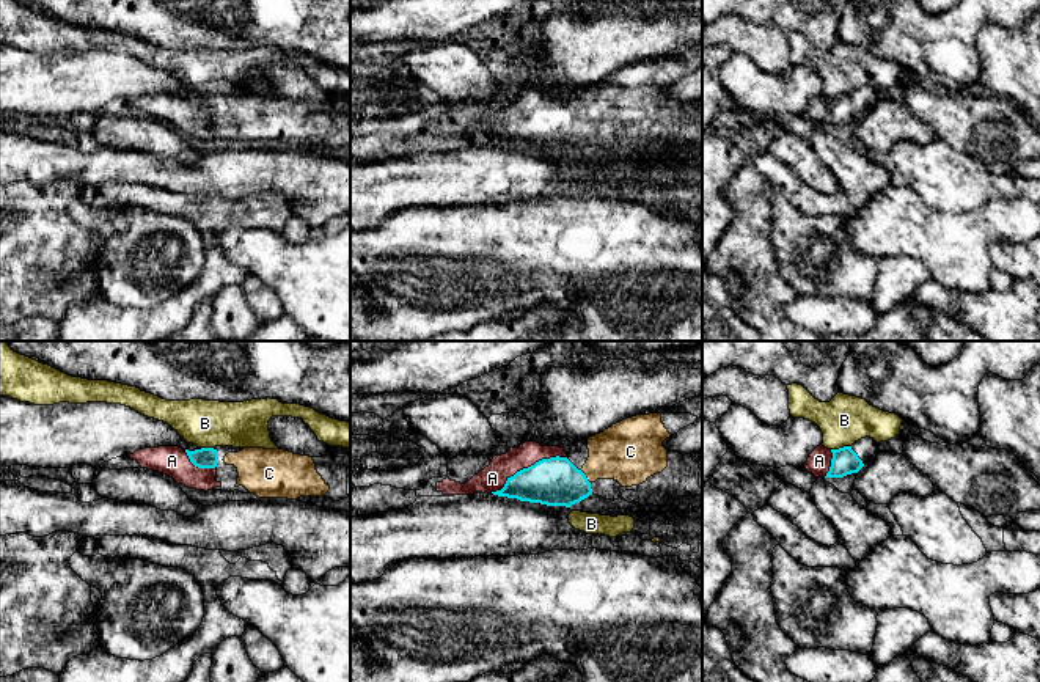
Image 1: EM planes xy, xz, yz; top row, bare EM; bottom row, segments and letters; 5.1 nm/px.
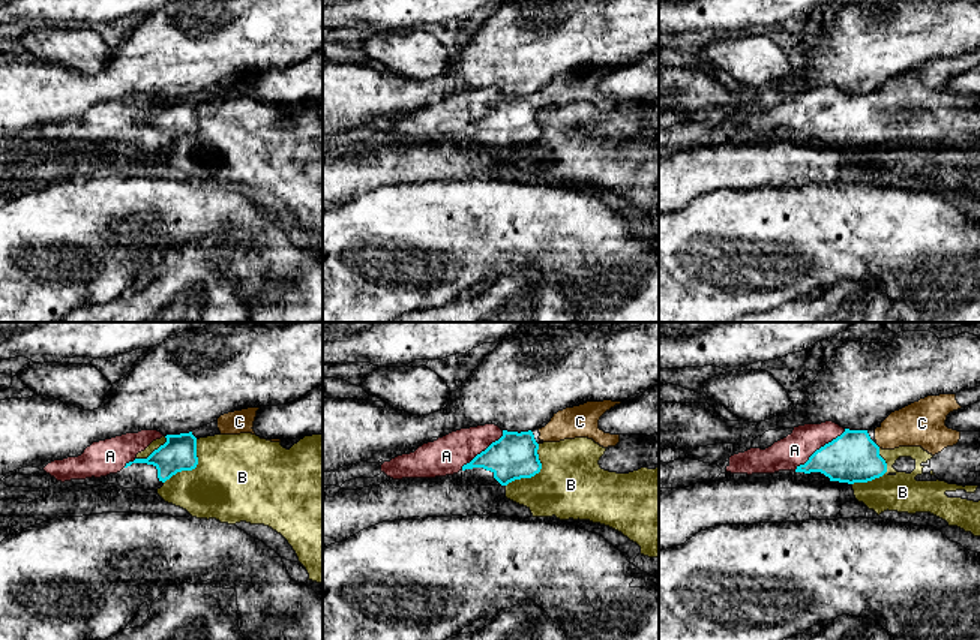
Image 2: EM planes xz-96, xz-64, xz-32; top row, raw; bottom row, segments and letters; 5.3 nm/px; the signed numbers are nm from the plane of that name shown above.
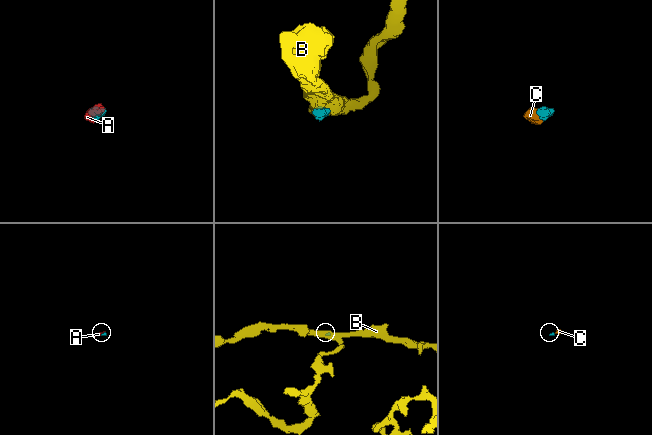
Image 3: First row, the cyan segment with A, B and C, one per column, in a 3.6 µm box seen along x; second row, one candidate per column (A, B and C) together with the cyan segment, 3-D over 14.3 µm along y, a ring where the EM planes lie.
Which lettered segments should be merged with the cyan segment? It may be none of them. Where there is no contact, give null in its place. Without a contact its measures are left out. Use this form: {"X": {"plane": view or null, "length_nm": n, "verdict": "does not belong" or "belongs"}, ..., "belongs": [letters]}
{"A": {"plane": "xz", "length_nm": 440, "verdict": "belongs"}, "B": {"plane": "yz", "length_nm": 110, "verdict": "does not belong"}, "C": {"plane": "xz", "length_nm": 90, "verdict": "belongs"}, "belongs": ["A", "C"]}

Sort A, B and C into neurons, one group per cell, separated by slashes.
A C / B

